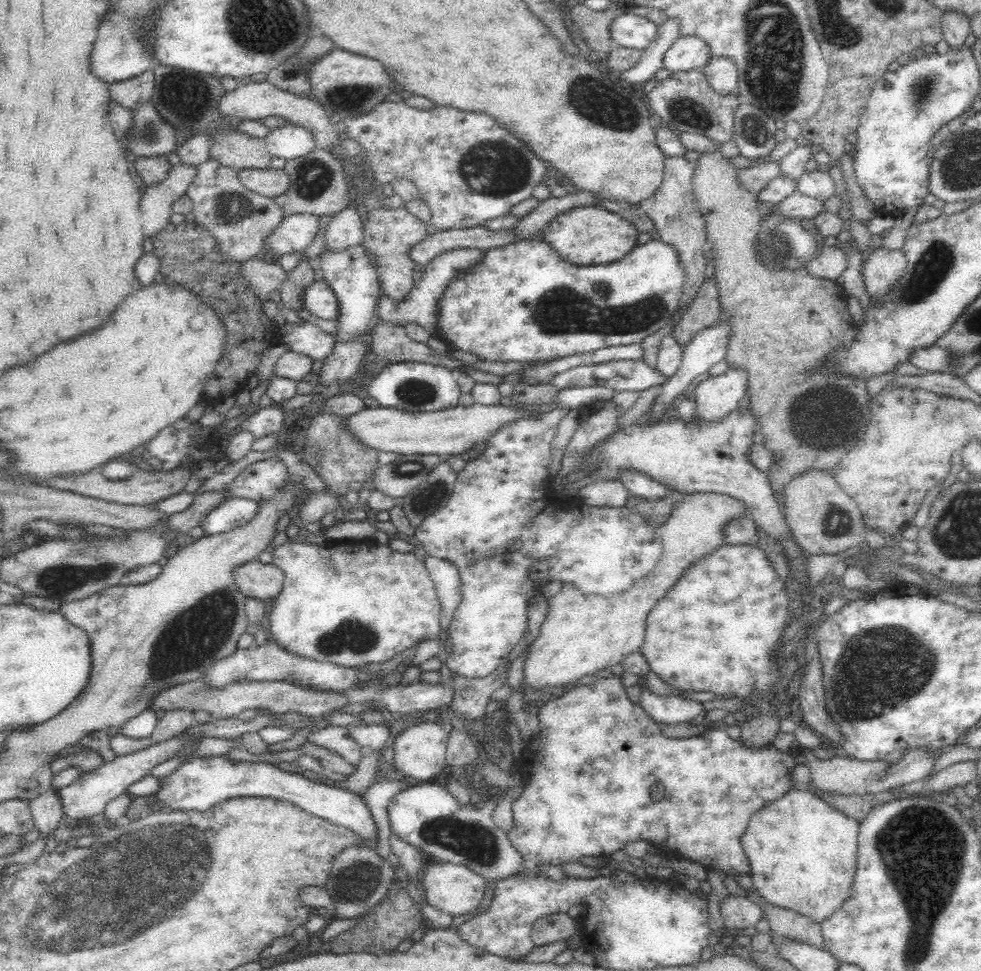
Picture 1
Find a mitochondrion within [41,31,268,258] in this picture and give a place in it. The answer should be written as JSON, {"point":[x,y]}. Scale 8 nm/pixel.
{"point":[186,99]}

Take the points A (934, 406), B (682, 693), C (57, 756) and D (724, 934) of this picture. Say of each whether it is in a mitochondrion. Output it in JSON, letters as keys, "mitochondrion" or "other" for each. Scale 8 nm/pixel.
{"A":"mitochondrion","B":"other","C":"other","D":"other"}

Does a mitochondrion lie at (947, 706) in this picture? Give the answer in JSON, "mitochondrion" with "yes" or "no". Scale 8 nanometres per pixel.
{"mitochondrion":"no"}

